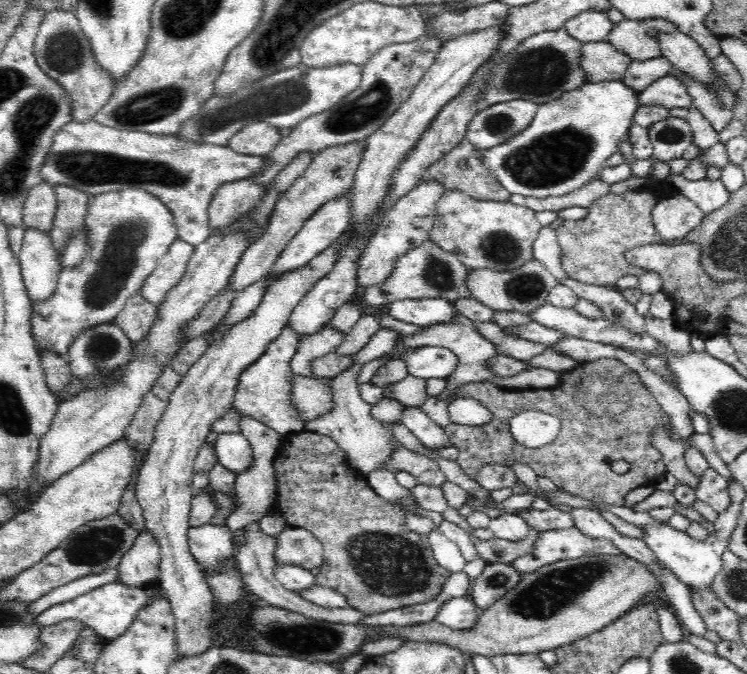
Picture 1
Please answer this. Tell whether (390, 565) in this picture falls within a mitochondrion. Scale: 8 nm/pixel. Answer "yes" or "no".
yes

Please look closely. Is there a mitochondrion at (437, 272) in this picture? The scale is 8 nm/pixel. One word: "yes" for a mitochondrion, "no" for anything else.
yes

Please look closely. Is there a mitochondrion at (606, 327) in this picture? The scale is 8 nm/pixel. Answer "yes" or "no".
no

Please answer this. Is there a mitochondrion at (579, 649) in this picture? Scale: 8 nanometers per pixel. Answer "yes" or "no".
no

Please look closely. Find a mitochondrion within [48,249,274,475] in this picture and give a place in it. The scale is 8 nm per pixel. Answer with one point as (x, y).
(102, 347)

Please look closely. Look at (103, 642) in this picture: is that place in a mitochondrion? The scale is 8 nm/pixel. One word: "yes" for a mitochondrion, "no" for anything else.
no

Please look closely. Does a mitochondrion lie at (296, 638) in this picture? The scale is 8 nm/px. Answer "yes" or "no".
yes

